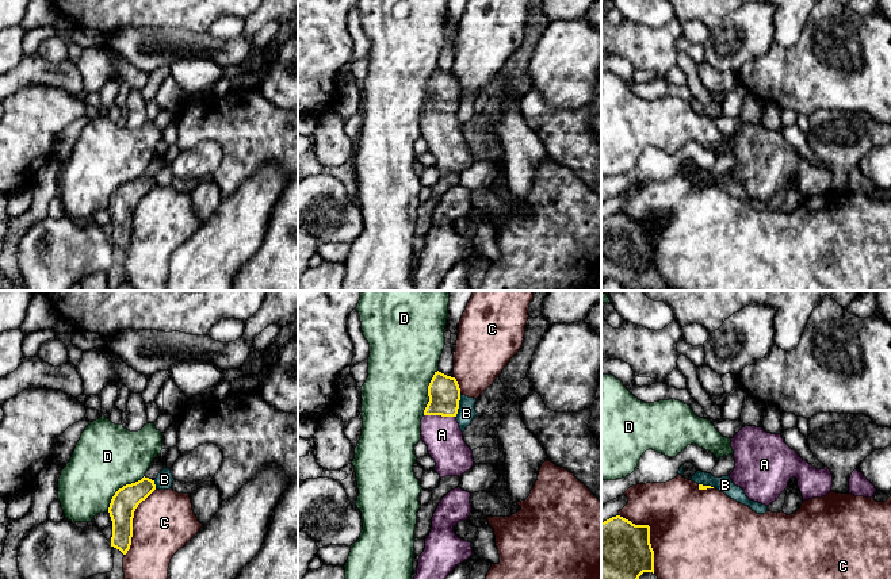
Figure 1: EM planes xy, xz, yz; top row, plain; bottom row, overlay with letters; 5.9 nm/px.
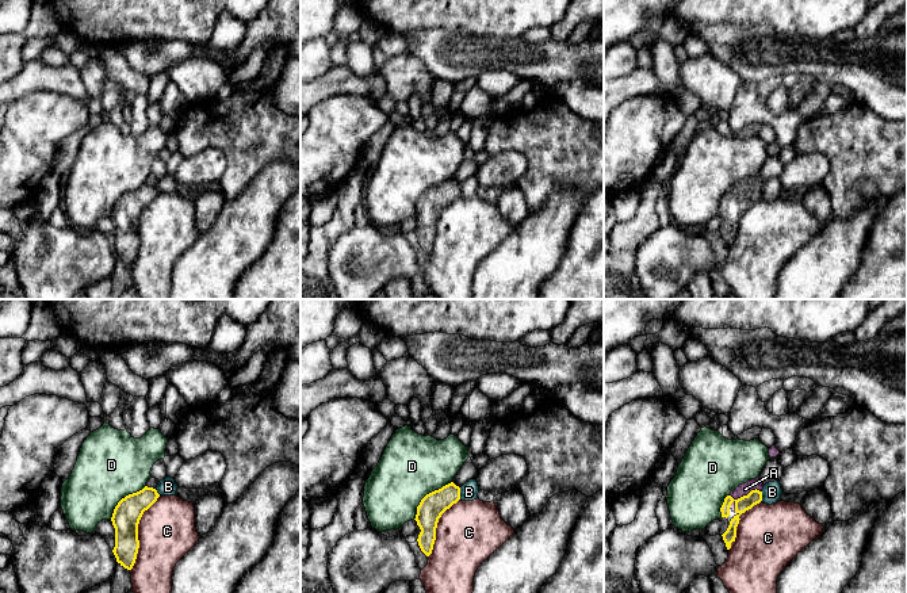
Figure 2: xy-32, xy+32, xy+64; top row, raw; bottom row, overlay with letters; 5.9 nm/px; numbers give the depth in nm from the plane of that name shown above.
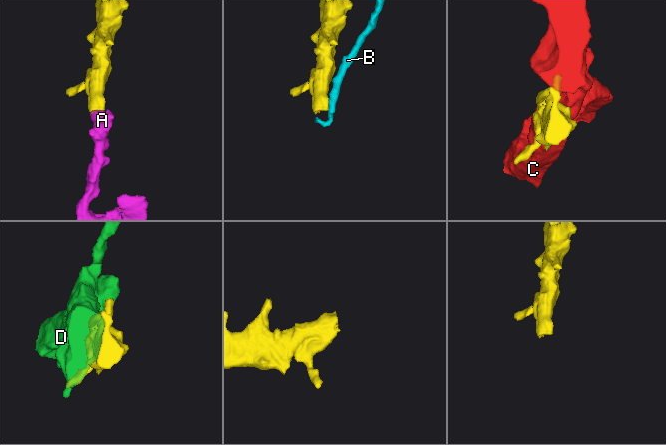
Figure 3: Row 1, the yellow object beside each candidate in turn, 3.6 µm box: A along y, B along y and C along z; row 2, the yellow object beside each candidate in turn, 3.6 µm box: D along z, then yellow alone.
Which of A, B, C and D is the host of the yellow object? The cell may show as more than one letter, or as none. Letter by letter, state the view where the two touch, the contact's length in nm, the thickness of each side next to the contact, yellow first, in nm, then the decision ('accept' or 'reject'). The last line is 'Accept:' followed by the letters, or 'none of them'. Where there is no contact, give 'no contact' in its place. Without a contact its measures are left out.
A: xz | 190 nm | 190/220 nm | accept
B: xz | 140 nm | 190/110 nm | reject
C: yz | 400 nm | 380/500 nm | reject
D: xy | 300 nm | 160/400 nm | reject
Accept: A

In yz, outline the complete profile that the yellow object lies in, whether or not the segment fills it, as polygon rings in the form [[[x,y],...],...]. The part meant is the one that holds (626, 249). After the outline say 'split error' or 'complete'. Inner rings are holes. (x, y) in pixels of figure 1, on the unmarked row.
[[[620,212],[601,219],[601,281],[617,280],[626,285],[636,281],[643,269],[654,271],[654,248],[650,241],[650,223],[635,222]]]; complete

